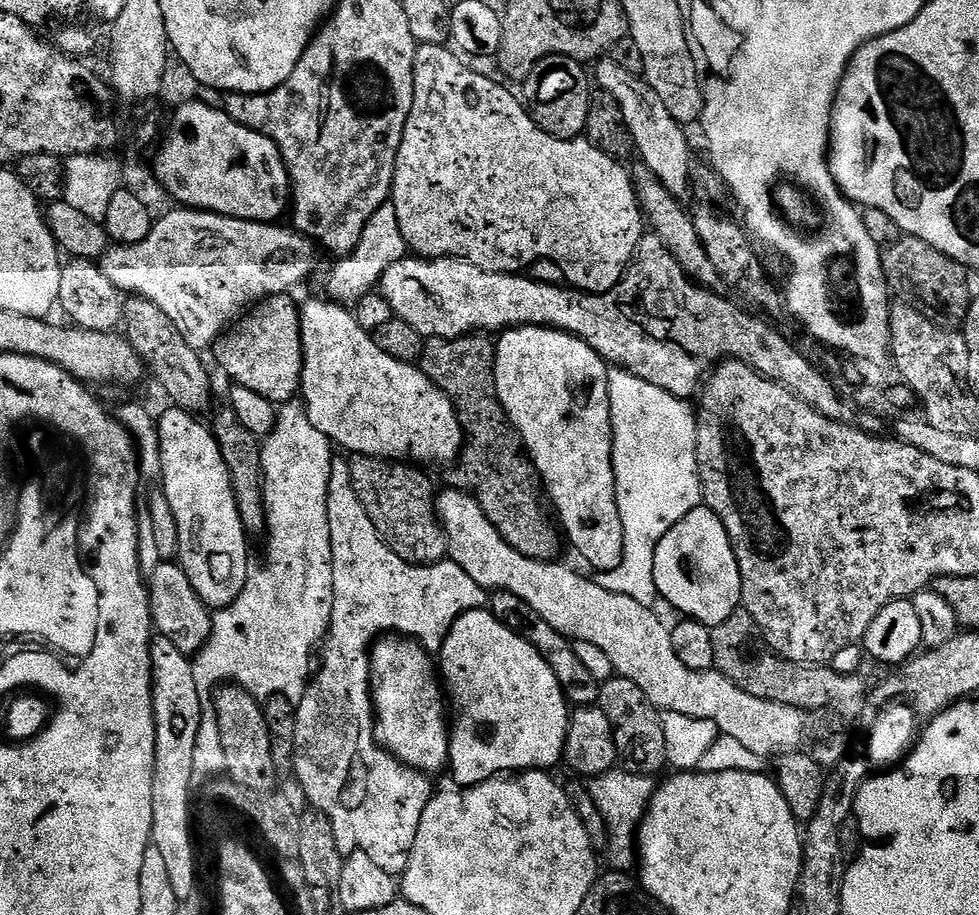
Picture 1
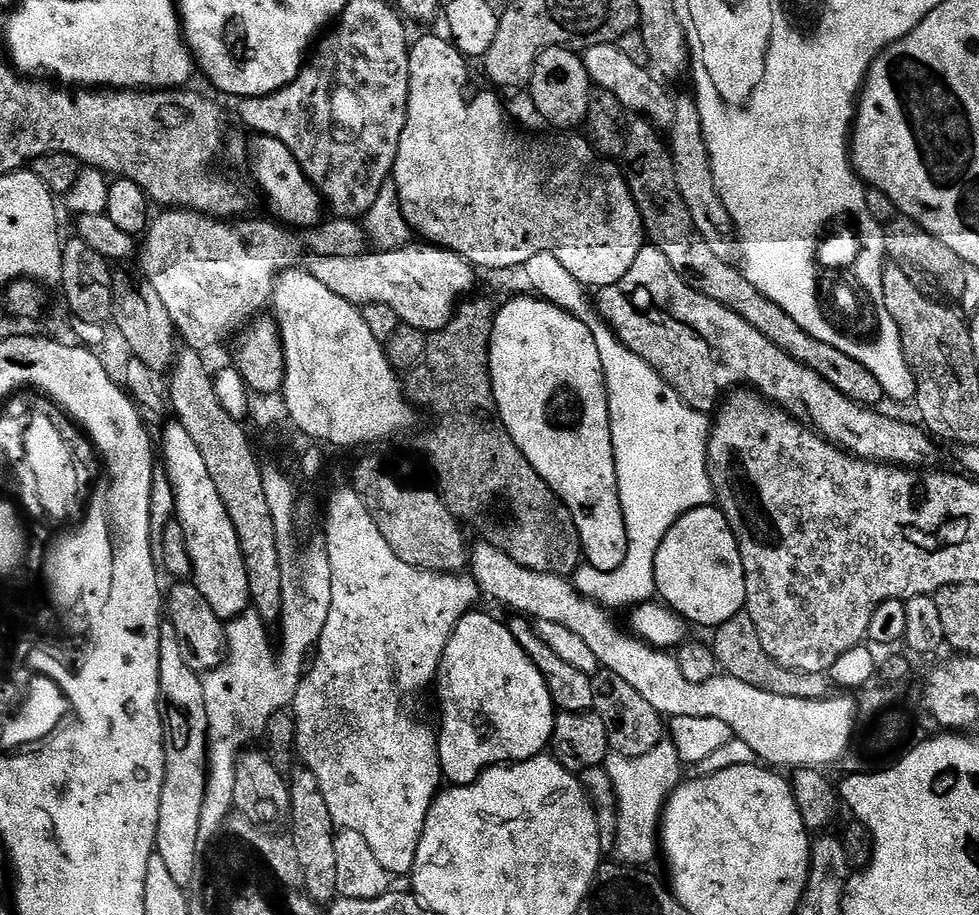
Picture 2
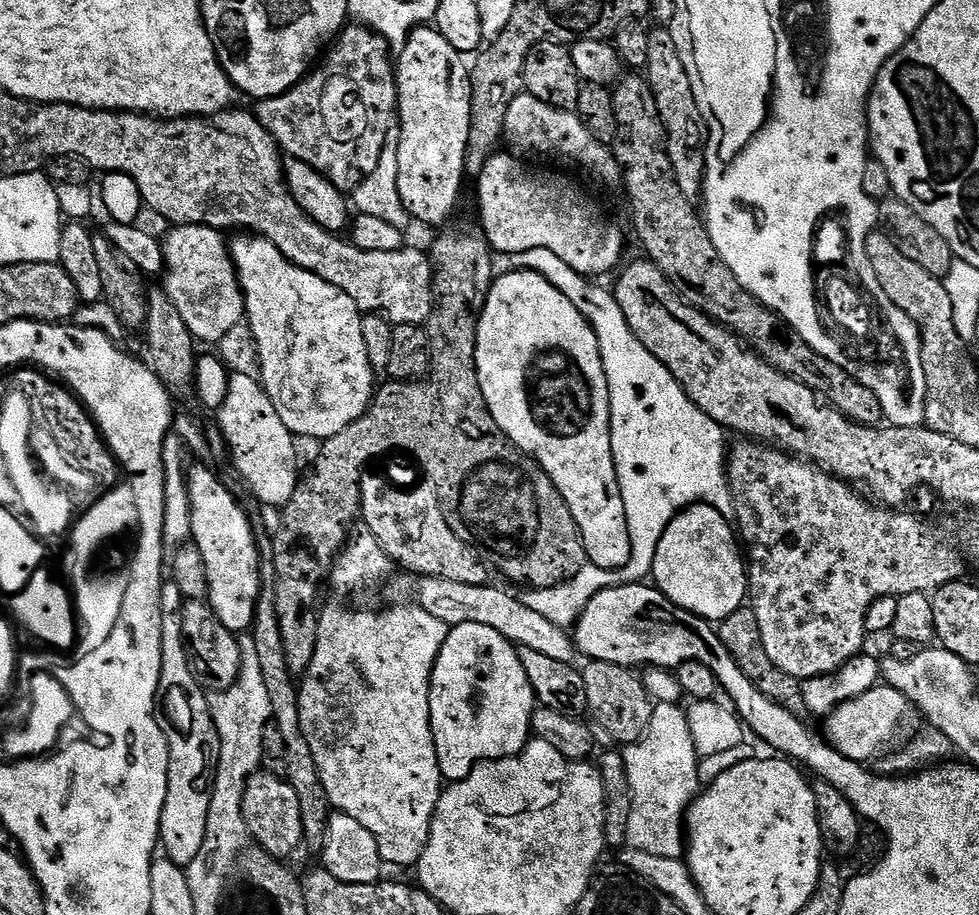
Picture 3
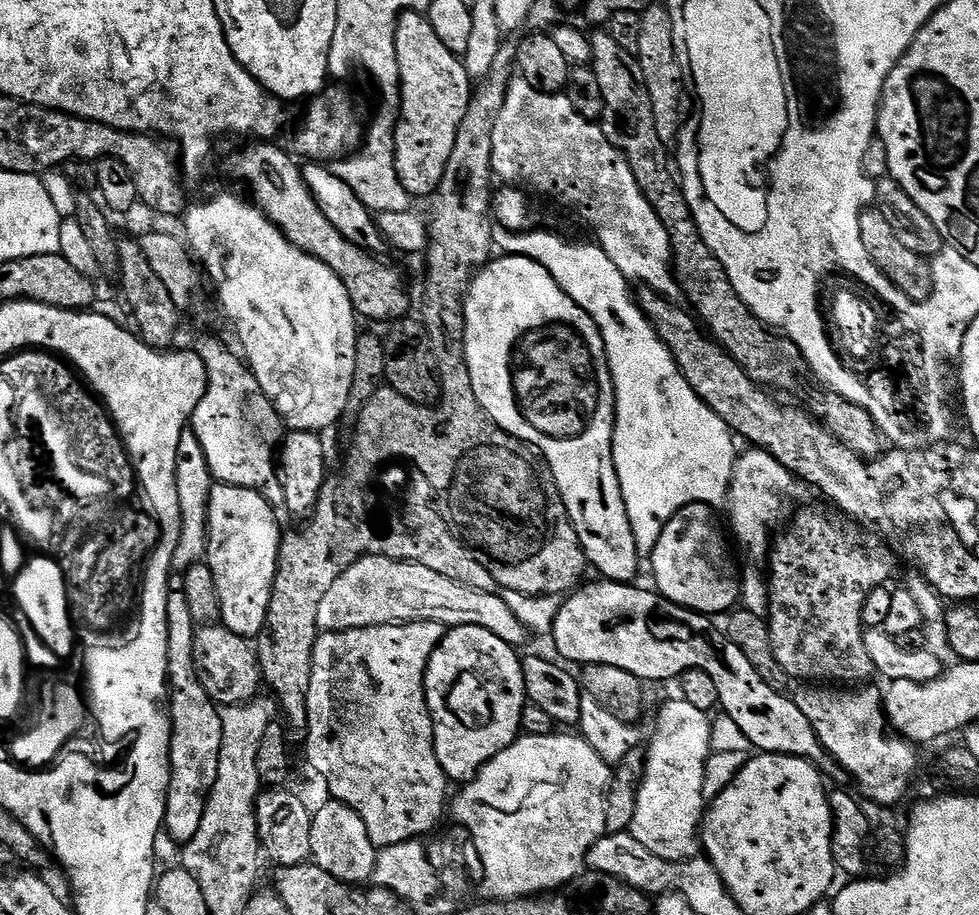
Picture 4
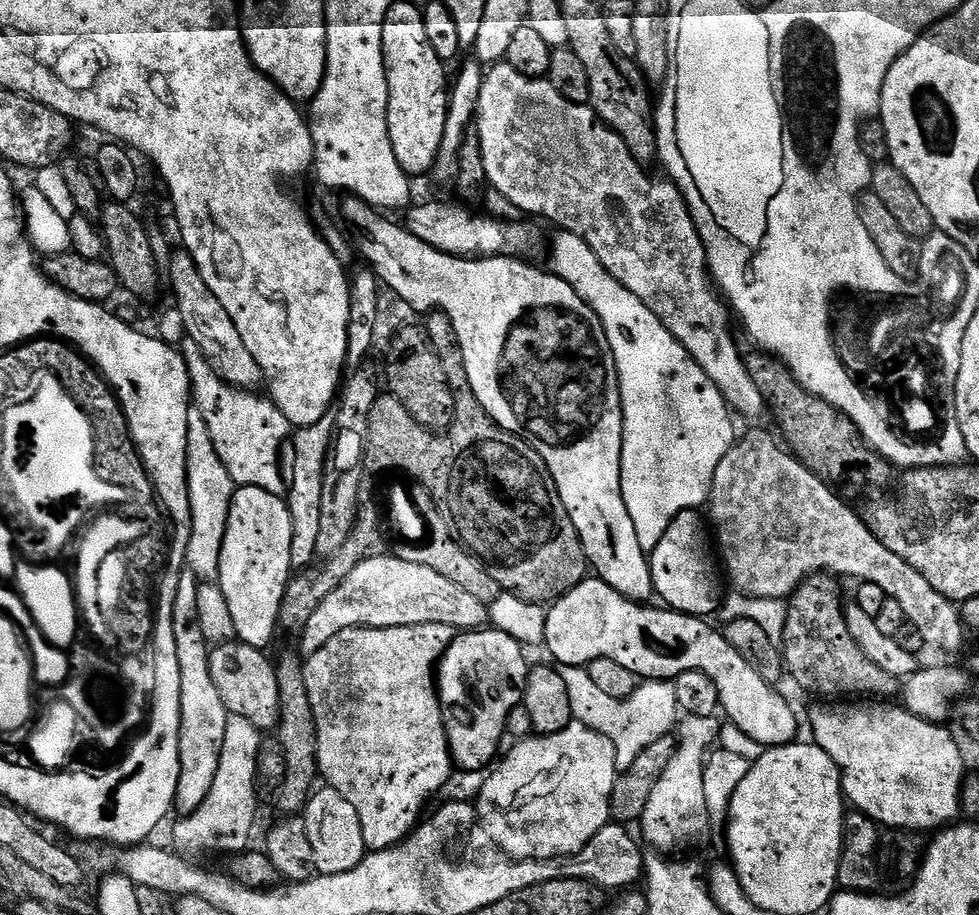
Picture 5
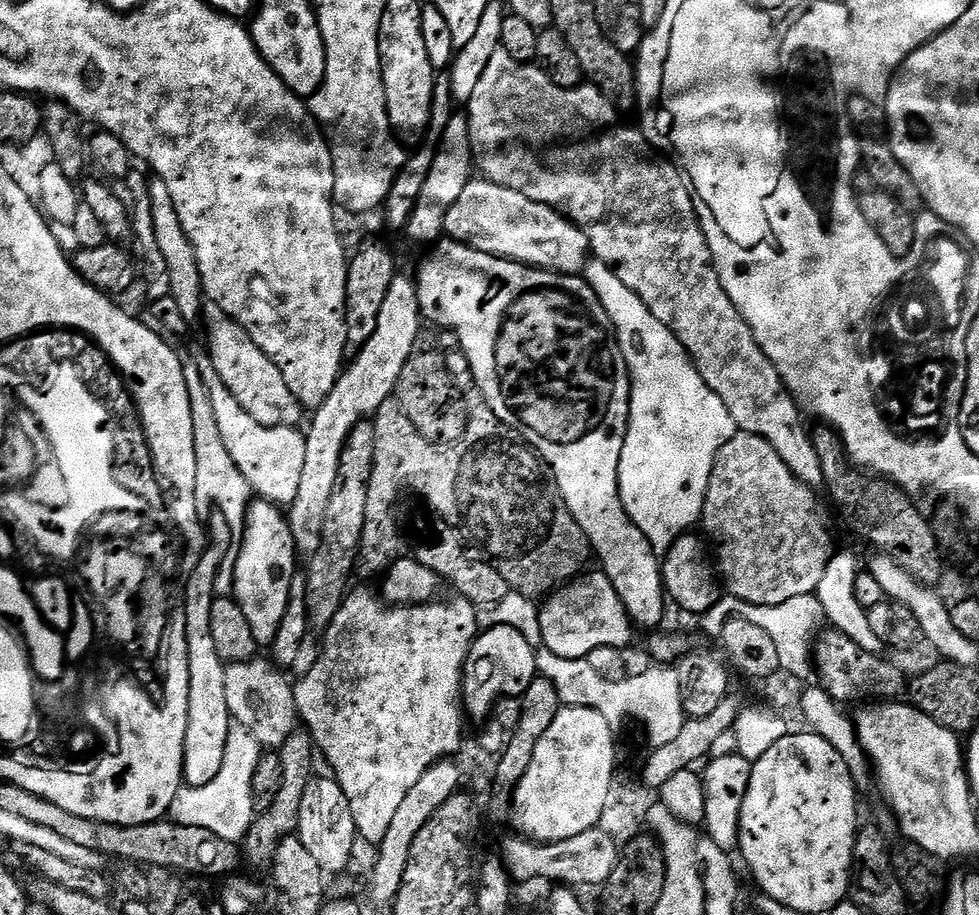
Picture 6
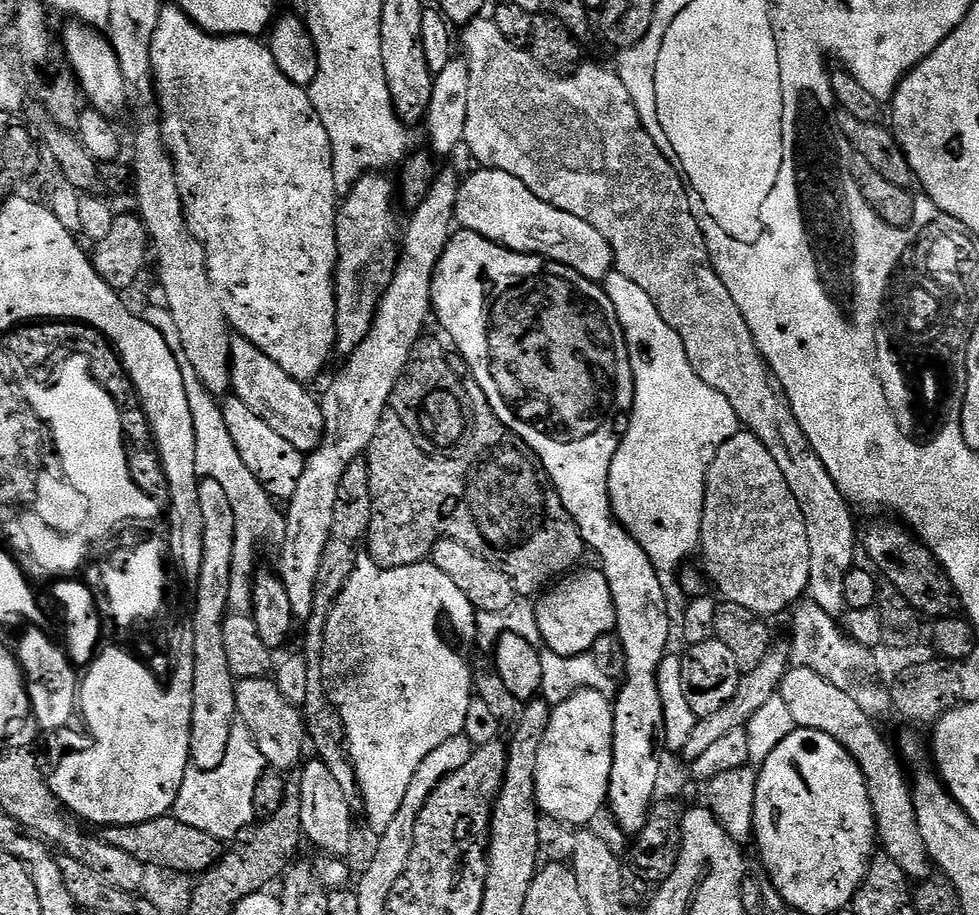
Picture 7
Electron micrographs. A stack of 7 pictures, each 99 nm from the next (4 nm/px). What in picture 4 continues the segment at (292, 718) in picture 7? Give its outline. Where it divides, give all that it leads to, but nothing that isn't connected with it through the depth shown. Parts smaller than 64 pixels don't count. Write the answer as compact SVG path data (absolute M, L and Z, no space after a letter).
M223 623L197 627L194 662L206 694L210 694L216 705L247 704L257 699L259 692L256 691L262 688L261 657L256 656L252 644L251 639L234 634Z

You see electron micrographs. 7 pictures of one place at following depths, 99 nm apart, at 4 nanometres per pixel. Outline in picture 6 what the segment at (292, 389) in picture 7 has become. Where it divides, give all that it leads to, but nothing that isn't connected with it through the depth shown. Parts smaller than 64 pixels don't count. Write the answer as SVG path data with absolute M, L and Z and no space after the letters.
M205 303L202 308L202 321L208 331L206 351L214 370L218 370L218 378L234 394L238 406L254 418L254 422L262 422L262 426L282 426L283 428L300 428L300 419L306 416L305 409L292 397L286 382L282 378L282 370L274 366L274 362L246 334L246 330L230 314L226 314L218 305Z

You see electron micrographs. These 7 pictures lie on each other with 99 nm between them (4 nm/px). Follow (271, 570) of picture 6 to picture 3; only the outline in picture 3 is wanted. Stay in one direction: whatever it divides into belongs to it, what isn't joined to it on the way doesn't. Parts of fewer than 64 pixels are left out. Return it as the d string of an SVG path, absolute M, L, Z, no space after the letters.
M191 465L188 468L188 489L190 490L190 516L192 518L192 540L202 550L202 562L206 562L206 578L210 578L207 602L218 614L218 622L226 630L244 634L251 629L256 613L256 603L260 593L260 549L257 533L252 533L252 524L244 513L236 496L216 476L202 465Z

